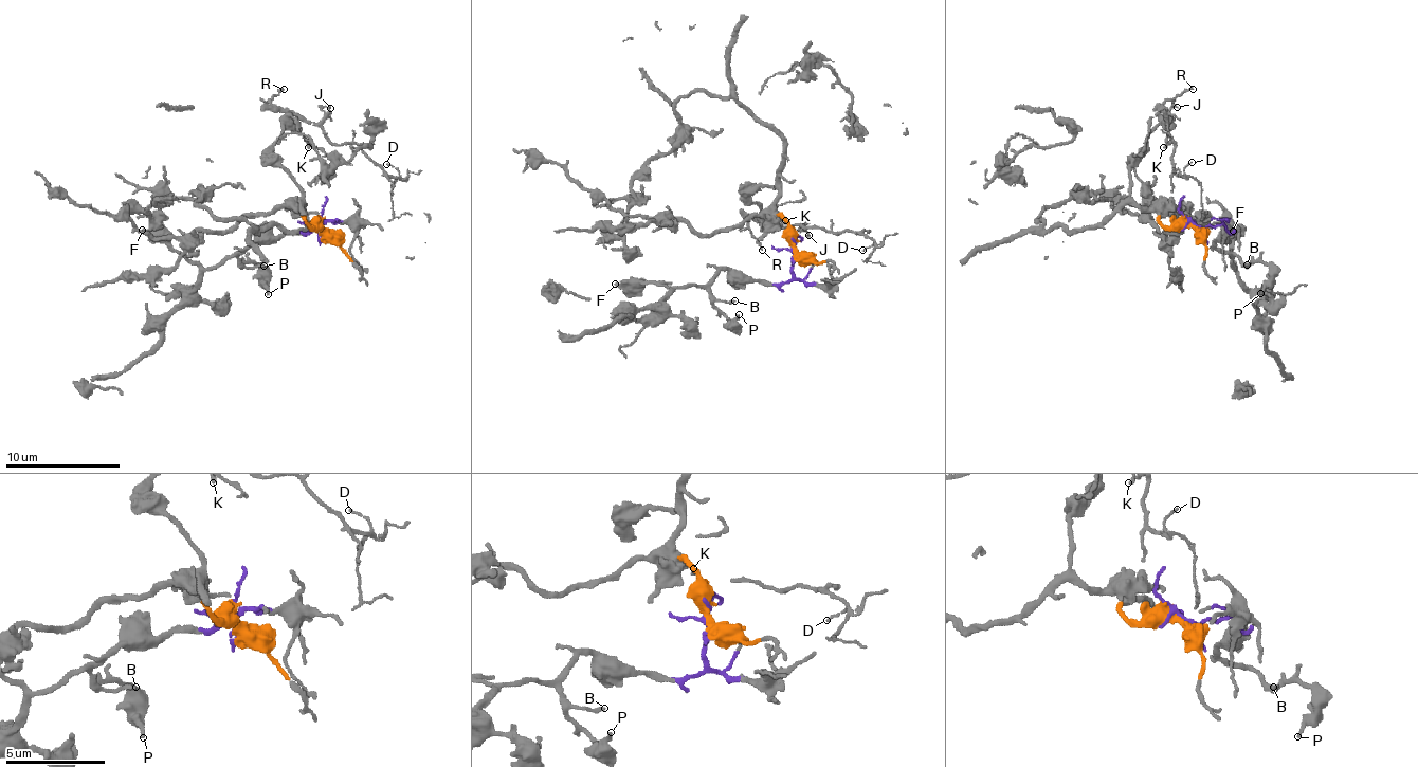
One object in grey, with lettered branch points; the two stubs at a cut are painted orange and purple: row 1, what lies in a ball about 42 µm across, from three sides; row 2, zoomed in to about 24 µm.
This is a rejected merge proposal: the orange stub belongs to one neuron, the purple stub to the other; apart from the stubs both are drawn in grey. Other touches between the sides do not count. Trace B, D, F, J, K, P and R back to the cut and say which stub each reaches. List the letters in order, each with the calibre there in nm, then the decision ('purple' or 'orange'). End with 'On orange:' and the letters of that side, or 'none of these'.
B: calibre 150 nm; purple
D: calibre 70 nm; orange
F: calibre 340 nm; purple
J: calibre 110 nm; orange
K: calibre 170 nm; orange
P: calibre 180 nm; purple
R: calibre 160 nm; orange
On orange: D, J, K, R

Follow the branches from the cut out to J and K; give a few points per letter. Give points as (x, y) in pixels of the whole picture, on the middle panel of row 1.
J: (794, 252), (794, 229), (775, 209), (778, 186), (761, 186), (750, 198), (780, 224), (803, 227), (809, 236)
K: (794, 252), (794, 229), (775, 209), (778, 186), (761, 186), (750, 198), (777, 224), (785, 221)

